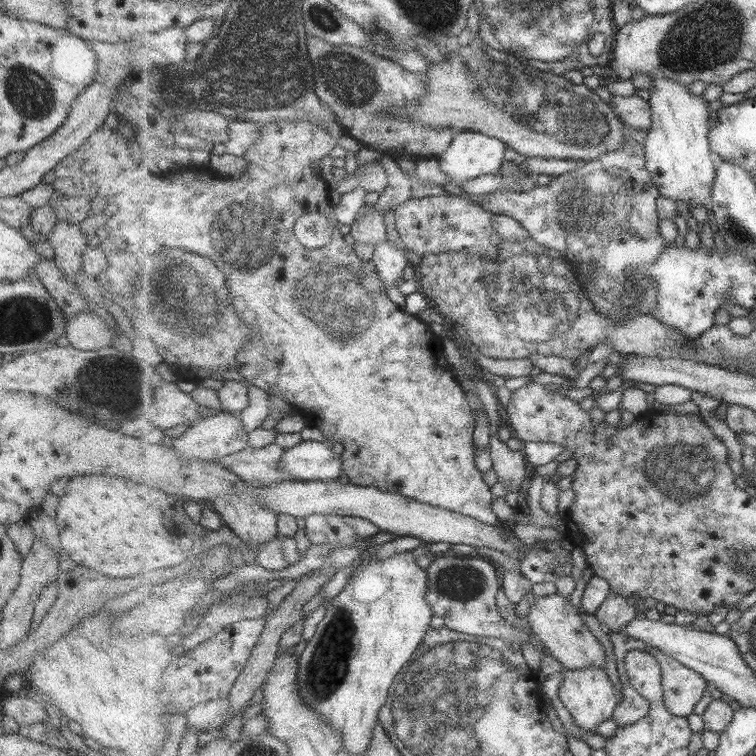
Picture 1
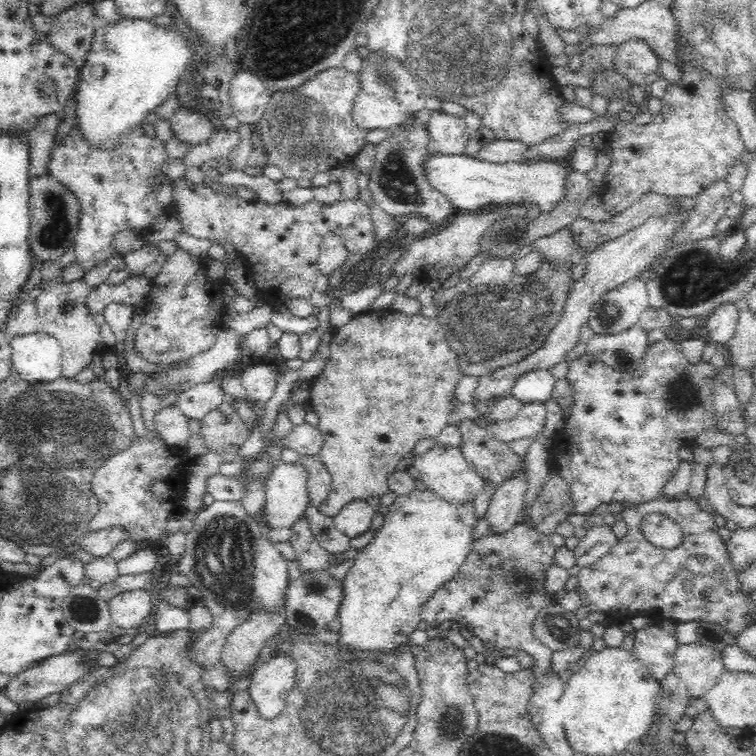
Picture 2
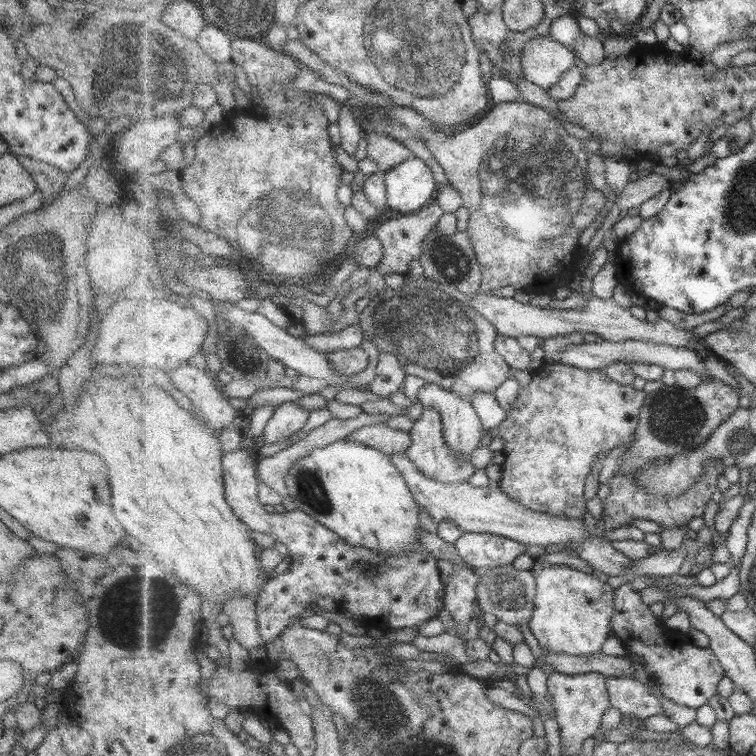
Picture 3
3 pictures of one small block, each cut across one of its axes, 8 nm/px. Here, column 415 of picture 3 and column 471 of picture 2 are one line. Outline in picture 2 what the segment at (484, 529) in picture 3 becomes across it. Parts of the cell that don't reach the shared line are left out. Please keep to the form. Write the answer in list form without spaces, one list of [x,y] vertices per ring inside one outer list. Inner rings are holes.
[[[434,445],[414,458],[413,468],[420,473],[420,481],[440,498],[448,502],[466,502],[467,499],[476,498],[483,491],[485,485],[480,473],[474,469],[474,464],[462,454],[461,447]]]

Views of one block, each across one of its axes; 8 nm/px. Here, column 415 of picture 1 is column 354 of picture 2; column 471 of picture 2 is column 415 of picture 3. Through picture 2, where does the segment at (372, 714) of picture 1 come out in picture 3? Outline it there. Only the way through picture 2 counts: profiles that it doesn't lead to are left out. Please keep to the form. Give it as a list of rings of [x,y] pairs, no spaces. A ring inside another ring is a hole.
[[[346,439],[329,446],[317,446],[305,458],[295,462],[286,482],[292,501],[299,510],[312,515],[353,546],[369,547],[389,559],[391,556],[399,556],[405,550],[417,550],[417,546],[421,545],[419,534],[423,532],[423,528],[419,516],[420,506],[401,470],[394,466],[391,455],[384,451],[357,440]]]

